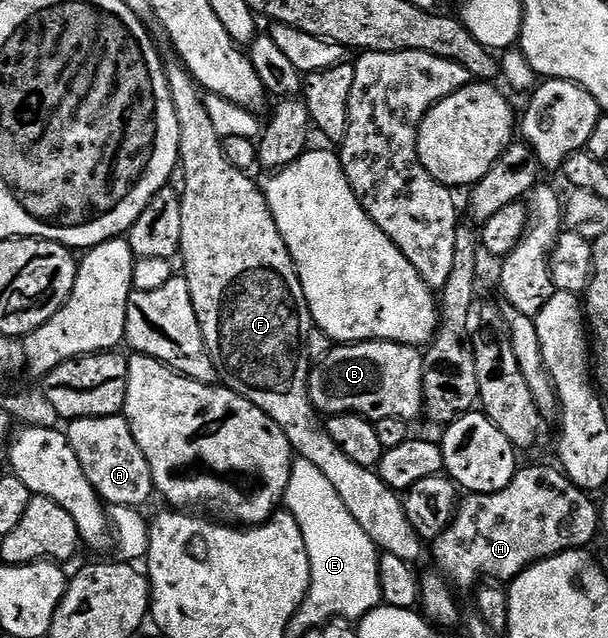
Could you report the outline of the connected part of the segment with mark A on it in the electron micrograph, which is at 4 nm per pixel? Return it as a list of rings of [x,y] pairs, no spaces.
[[[121,414],[72,419],[67,427],[70,428],[65,428],[64,434],[72,445],[72,453],[76,453],[76,463],[84,469],[84,477],[88,477],[103,504],[141,508],[155,494],[152,469],[148,469],[148,461],[140,453],[140,445],[136,445],[136,437],[132,437],[132,429]]]

